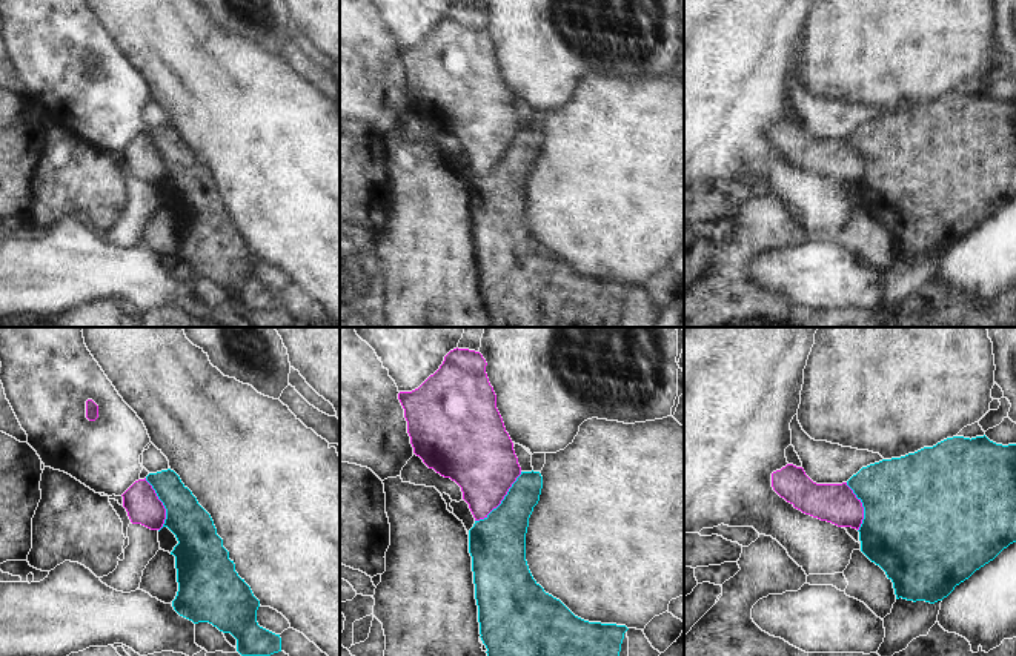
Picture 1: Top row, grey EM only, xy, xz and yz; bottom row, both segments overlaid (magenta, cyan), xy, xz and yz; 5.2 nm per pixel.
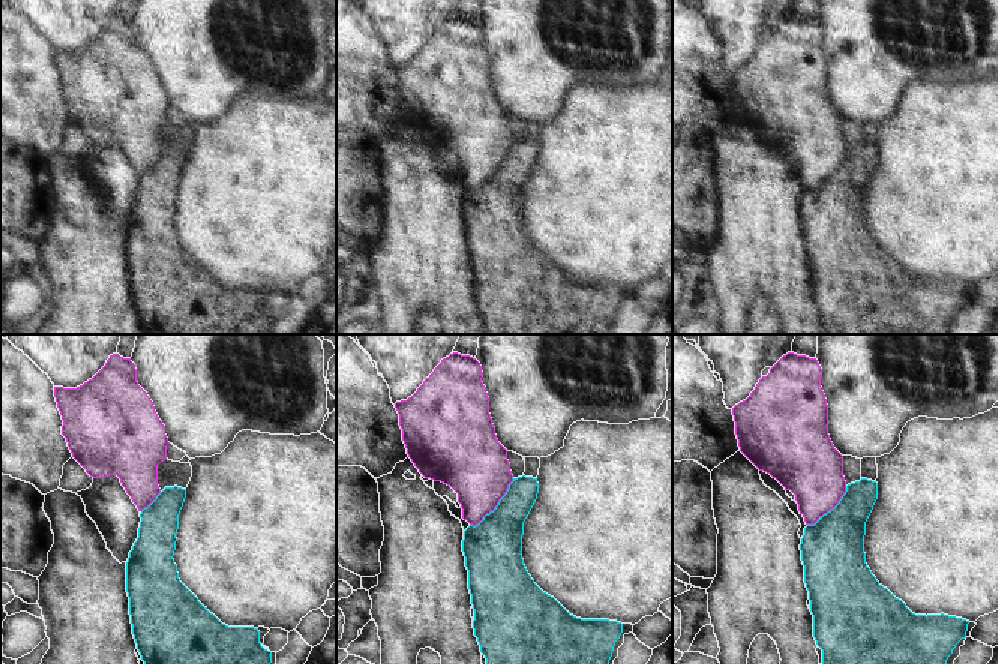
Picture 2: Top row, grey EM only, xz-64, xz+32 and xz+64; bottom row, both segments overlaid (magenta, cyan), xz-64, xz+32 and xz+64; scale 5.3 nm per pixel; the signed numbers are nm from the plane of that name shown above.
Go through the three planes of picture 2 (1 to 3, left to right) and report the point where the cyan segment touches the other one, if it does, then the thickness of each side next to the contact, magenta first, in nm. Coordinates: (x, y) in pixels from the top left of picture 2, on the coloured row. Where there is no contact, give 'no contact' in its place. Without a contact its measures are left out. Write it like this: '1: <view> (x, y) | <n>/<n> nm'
1: xz-64 (150, 502) | 260/220 nm
2: xz+32 (497, 504) | 360/320 nm
3: xz+64 (830, 510) | 320/340 nm

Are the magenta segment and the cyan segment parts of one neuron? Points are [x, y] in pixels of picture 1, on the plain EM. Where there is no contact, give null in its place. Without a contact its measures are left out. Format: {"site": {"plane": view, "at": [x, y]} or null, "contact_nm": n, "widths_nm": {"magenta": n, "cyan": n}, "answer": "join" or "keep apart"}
{"site": {"plane": "xz", "at": [503, 154]}, "contact_nm": 360, "widths_nm": {"magenta": 360, "cyan": 300}, "answer": "keep apart"}

